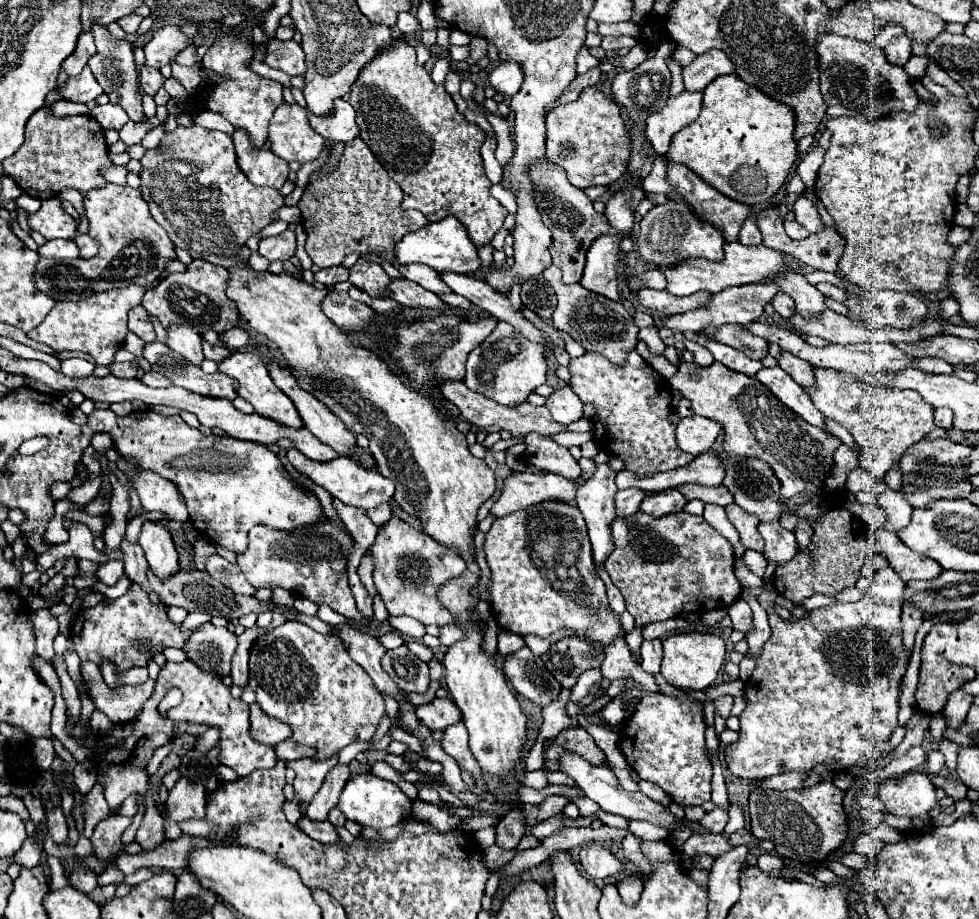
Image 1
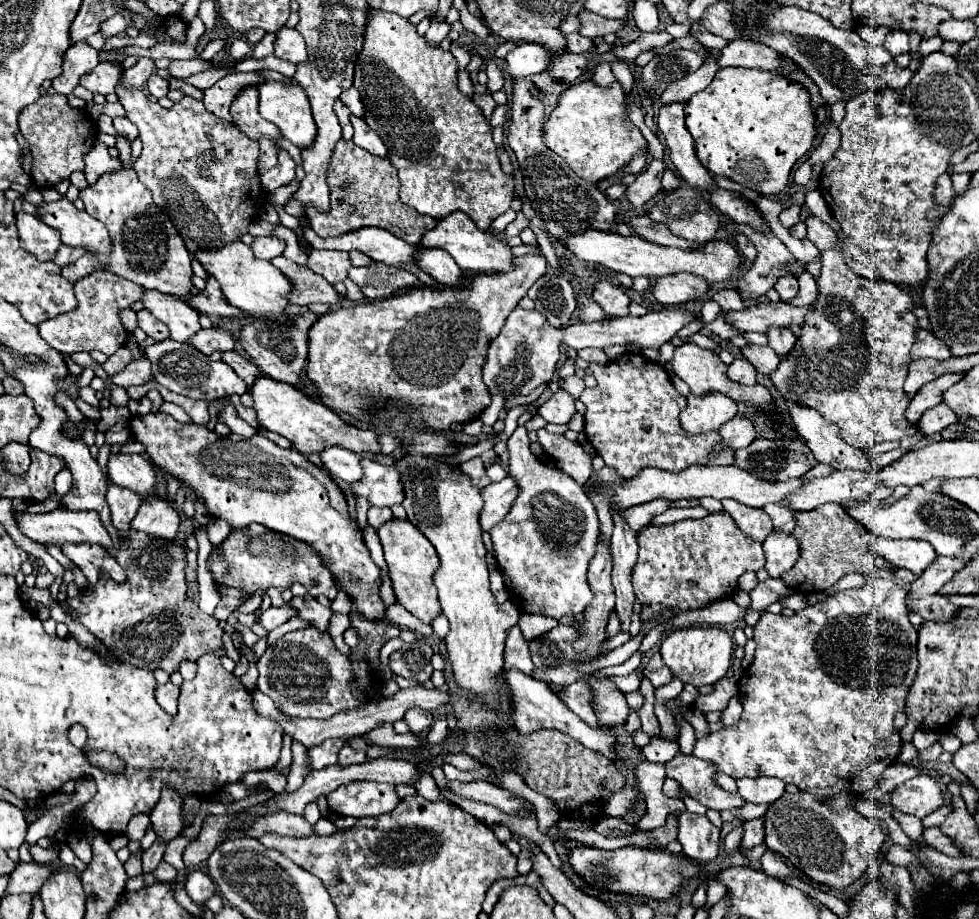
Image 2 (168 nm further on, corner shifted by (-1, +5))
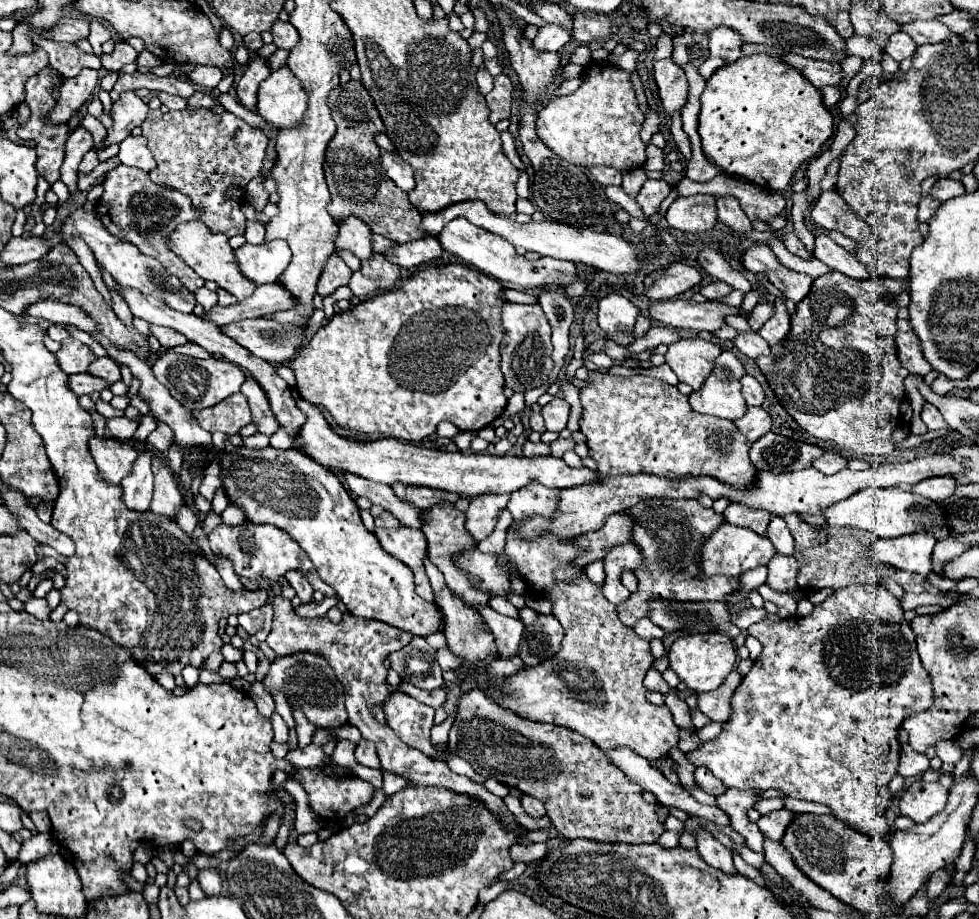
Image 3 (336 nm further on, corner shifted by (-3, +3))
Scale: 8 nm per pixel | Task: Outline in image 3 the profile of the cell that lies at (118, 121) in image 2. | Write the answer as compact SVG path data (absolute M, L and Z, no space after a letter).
M129 135L125 141L119 143L119 155L123 165L129 165L129 167L139 167L141 171L149 173L153 167L155 167L155 161L153 161L153 155L149 153L147 149L147 141L143 135L135 137L135 135Z

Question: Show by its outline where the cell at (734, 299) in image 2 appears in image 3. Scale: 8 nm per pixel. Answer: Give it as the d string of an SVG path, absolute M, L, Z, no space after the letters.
M715 281L715 283L709 283L709 285L703 285L701 287L701 295L709 297L709 299L727 297L731 291L733 291L733 287L727 285L727 283L721 283L721 281Z

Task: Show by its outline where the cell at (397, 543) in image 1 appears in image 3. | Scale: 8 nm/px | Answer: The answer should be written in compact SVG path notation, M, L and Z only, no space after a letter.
M399 525L397 529L375 529L375 535L389 555L399 559L413 571L417 595L425 601L433 601L433 591L423 565L423 559L427 555L425 535L419 529L411 529L405 525Z

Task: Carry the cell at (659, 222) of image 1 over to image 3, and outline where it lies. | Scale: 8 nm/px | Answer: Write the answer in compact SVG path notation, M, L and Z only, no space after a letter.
M693 195L679 197L671 203L665 213L665 221L671 229L687 233L711 231L717 223L717 209L713 195Z

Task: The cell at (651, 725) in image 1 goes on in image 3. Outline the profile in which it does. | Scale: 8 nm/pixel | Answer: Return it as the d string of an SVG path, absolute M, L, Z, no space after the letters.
M761 799L761 801L757 801L757 805L755 805L755 809L761 813L761 815L765 815L765 813L769 813L769 811L779 811L783 807L783 799Z

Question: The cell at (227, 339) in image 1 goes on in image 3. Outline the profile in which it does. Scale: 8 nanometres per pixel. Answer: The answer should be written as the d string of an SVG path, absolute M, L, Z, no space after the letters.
M189 341L189 343L181 345L181 347L175 347L173 351L175 351L175 353L189 355L189 357L197 357L197 359L209 359L209 357L211 357L211 353L207 353L201 345L197 345L197 343L193 343L193 341Z

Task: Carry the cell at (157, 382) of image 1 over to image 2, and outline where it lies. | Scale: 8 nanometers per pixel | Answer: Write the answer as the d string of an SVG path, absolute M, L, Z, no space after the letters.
M129 333L127 347L131 349L133 361L131 361L123 371L119 371L119 375L111 375L109 381L105 381L105 397L109 397L109 393L111 393L111 385L131 387L131 385L143 385L143 383L147 383L149 379L153 379L151 363L149 363L149 359L145 357L143 349L139 347L137 339L135 339L131 333Z

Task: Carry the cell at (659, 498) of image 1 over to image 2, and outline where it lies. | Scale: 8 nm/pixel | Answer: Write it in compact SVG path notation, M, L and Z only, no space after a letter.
M653 499L651 503L635 505L635 507L627 509L627 511L623 511L623 519L627 519L627 525L631 527L631 531L639 533L655 515L661 515L667 509L669 509L669 501Z

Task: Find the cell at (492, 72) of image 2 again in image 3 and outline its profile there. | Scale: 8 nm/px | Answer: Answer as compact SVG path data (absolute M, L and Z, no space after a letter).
M497 75L495 77L495 87L491 93L485 95L487 99L487 107L491 109L491 123L497 123L501 119L509 119L511 115L511 97L513 93L513 85L511 85L511 79L507 75Z

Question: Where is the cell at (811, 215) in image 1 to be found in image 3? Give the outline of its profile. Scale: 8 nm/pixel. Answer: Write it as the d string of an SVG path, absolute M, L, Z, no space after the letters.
M815 235L815 251L813 251L813 255L833 271L845 273L845 275L849 275L853 279L871 279L869 269L865 269L861 263L857 263L855 257L849 251L839 247L827 235Z

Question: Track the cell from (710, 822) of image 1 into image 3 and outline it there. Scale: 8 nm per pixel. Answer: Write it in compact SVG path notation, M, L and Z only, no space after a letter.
M697 829L693 835L697 841L697 851L705 863L709 863L711 867L717 867L725 873L735 873L731 849L727 849L721 841L715 839L713 833L709 833L705 829Z

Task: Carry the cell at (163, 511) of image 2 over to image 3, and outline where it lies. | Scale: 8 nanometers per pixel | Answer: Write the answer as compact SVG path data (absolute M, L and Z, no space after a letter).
M153 459L153 475L155 475L155 491L151 501L151 513L165 517L169 521L177 521L177 511L183 505L183 493L161 459Z

